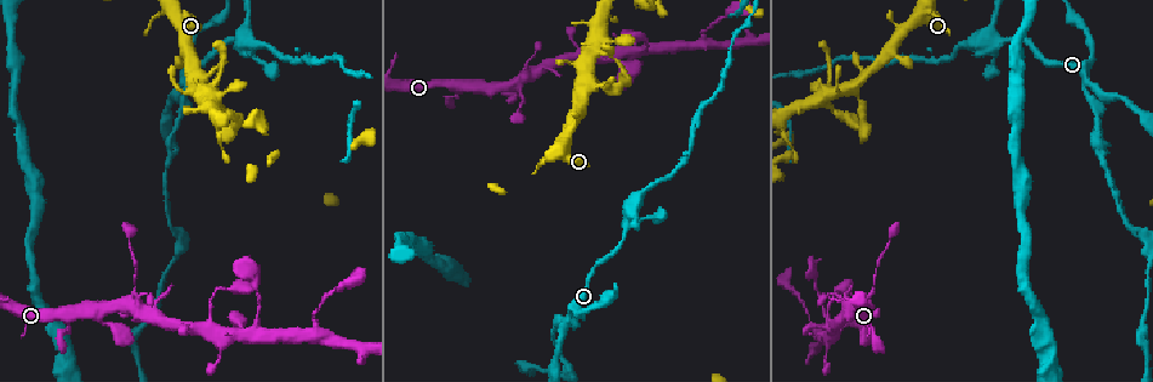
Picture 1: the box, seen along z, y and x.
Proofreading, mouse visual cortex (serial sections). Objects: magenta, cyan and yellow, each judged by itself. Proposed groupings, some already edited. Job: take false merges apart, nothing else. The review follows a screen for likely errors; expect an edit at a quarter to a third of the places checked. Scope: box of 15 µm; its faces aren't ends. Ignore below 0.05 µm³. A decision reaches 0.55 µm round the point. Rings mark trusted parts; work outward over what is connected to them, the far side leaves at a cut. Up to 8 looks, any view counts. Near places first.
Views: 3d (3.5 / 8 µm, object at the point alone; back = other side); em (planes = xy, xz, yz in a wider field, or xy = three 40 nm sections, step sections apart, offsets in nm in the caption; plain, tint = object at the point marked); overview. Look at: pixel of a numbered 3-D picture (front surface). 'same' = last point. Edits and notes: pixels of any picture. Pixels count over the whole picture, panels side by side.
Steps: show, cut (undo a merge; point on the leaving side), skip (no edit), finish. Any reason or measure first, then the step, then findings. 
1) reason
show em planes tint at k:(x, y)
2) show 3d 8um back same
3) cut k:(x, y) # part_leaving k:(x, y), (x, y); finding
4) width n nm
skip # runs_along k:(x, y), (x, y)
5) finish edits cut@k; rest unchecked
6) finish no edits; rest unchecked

narrows sharply
show 3d 8um at 1:(183, 90)

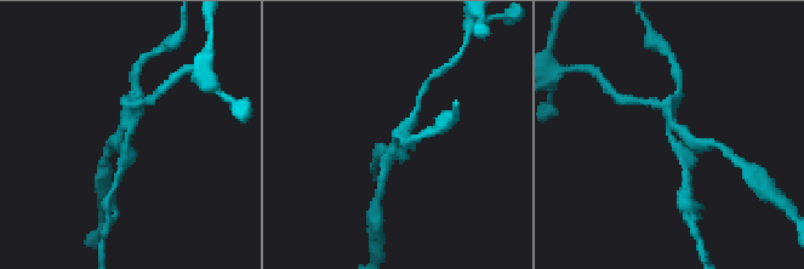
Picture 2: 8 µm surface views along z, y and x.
zoom in
show 3d 3.5um at 2:(671, 135)

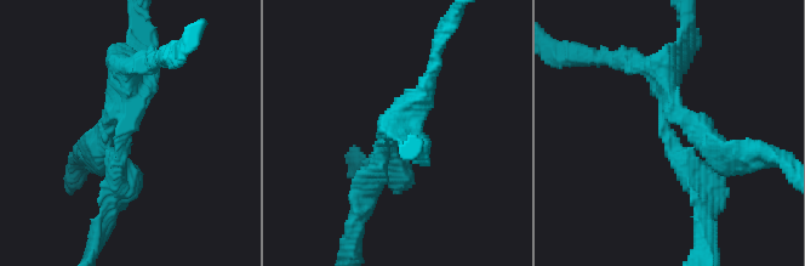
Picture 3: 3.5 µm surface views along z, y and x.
arm_widths 300, 300 nm
show em xy step 5 tint at 3:(130, 132)

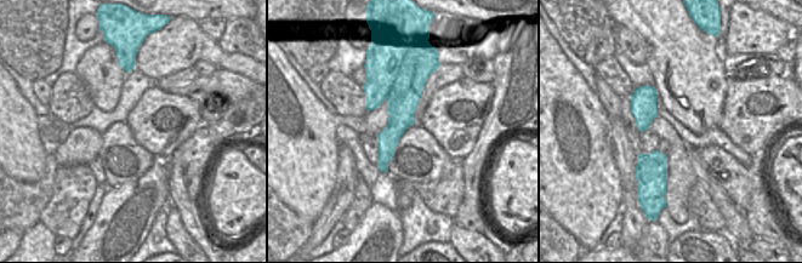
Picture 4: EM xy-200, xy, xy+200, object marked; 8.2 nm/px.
cut 3:(118, 191) # part_leaving 3:(135, 96), (115, 201); two cells meet here

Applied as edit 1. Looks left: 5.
show overview

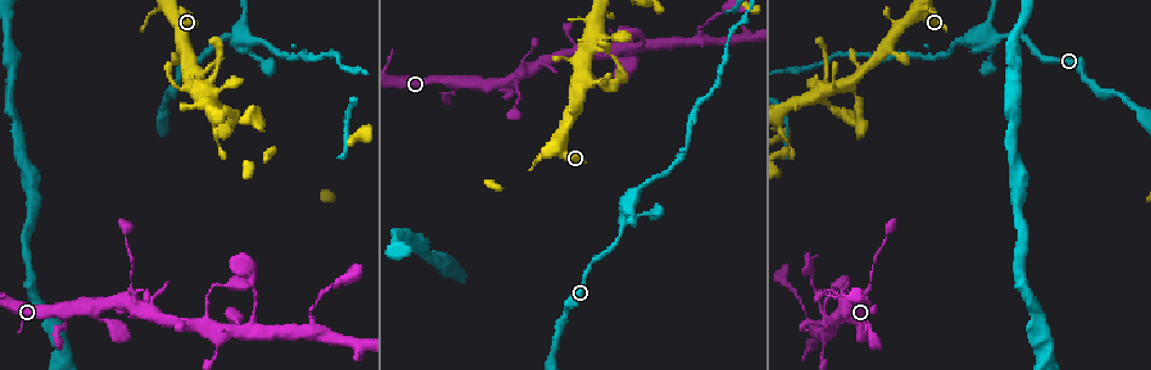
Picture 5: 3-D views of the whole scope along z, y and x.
four-way junction
show em planes tint at 5:(624, 212)

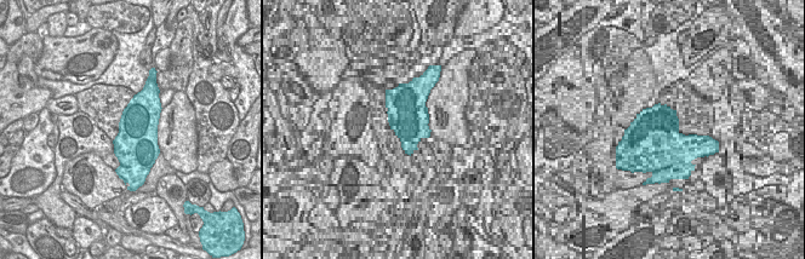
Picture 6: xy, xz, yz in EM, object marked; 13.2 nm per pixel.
see where the arms go
show 3d 3.5um same

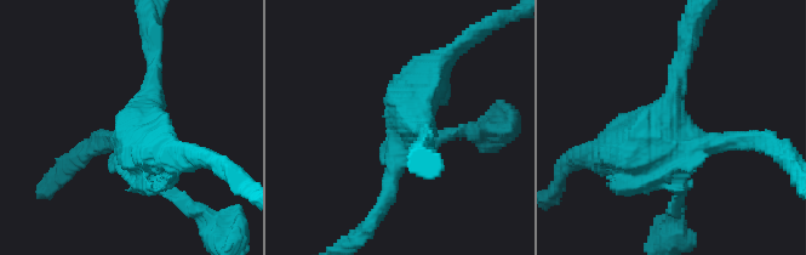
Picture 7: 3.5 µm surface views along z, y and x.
width 550 nm
cut 7:(188, 204) # border 6:(149, 168), (126, 168), (119, 173); a second cell is stuck on

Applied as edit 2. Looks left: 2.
sudden change in width
show 3d 3.5um at 5:(127, 300)

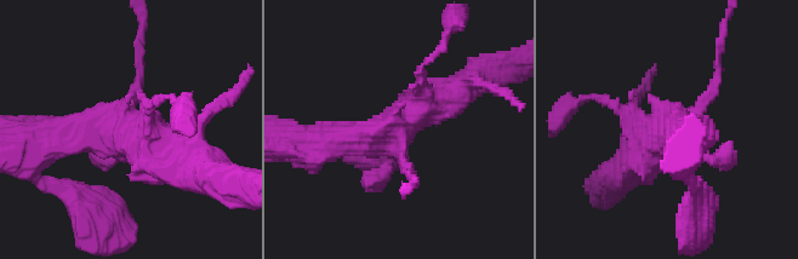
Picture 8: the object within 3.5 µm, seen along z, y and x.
show em xy step 2 tint at 8:(402, 145)

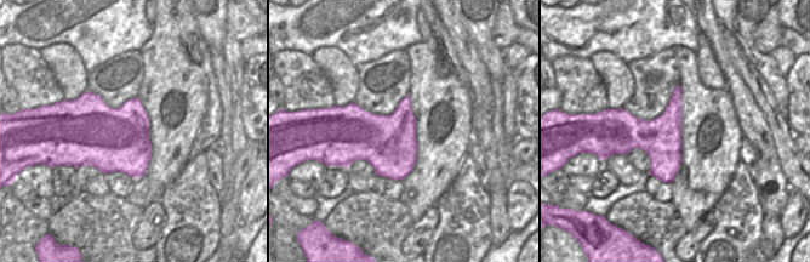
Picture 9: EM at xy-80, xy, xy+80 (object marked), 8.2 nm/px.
width 460 nm
skip # runs_along 8:(315, 144), (378, 136), (457, 92); all the same cell

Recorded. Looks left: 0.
finish edits cut@3, cut@7; rest unchecked

